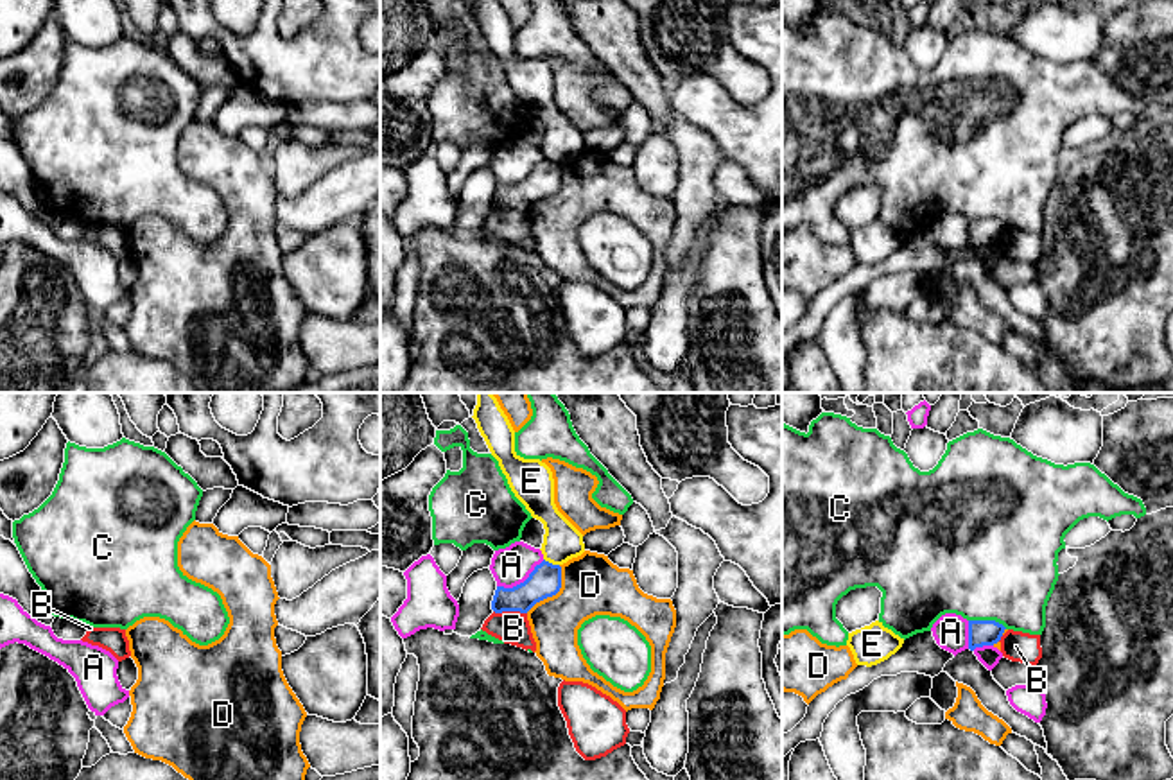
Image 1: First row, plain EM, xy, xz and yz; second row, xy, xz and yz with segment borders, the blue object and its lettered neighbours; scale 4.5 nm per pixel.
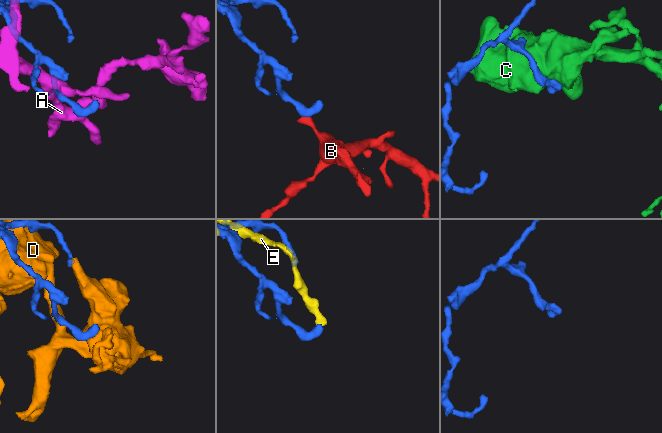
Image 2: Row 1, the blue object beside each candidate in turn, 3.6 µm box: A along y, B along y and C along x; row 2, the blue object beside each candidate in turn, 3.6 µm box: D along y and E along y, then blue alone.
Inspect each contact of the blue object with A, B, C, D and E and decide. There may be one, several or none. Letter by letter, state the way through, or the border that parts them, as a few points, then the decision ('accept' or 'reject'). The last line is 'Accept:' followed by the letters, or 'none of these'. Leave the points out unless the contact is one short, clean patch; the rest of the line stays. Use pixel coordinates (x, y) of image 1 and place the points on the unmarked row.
A: reject
B: border along xz (494, 208), (526, 212); reject
C: reject
D: reject
E: reject
Accept: none of these

